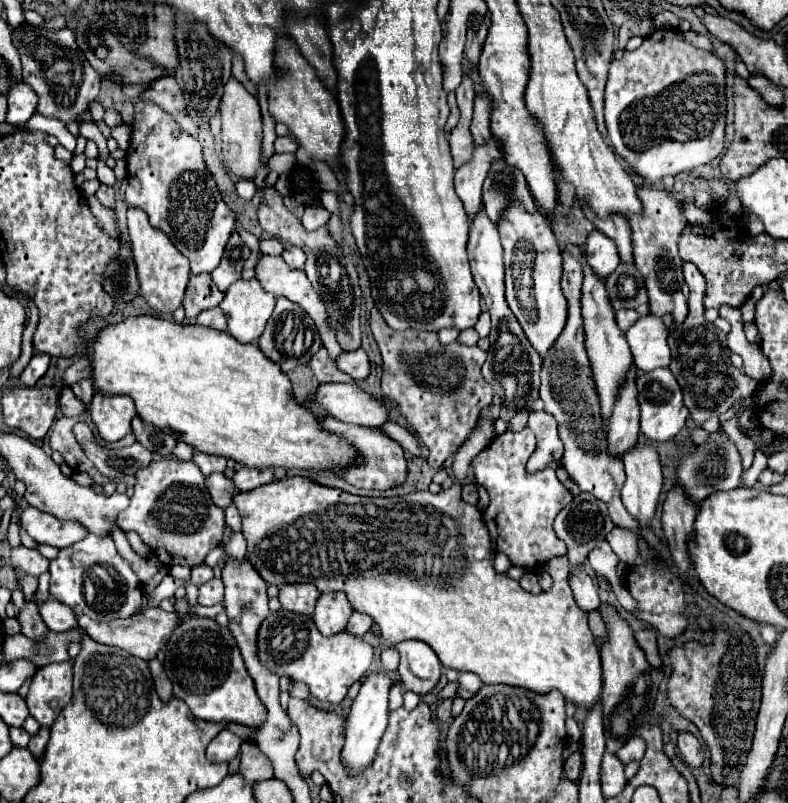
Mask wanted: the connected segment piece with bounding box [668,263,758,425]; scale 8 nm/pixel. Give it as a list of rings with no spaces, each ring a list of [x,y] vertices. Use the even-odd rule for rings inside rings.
[[[684,263],[684,279],[690,287],[688,295],[688,317],[676,331],[670,333],[668,343],[672,351],[672,363],[670,371],[678,379],[682,393],[684,393],[684,403],[690,409],[690,417],[696,421],[696,425],[702,425],[706,419],[712,415],[722,415],[726,413],[734,401],[750,397],[758,383],[744,375],[744,371],[736,369],[730,361],[730,349],[726,341],[726,333],[716,329],[706,317],[704,317],[704,291],[706,291],[706,281],[700,275],[698,267],[692,263]]]

